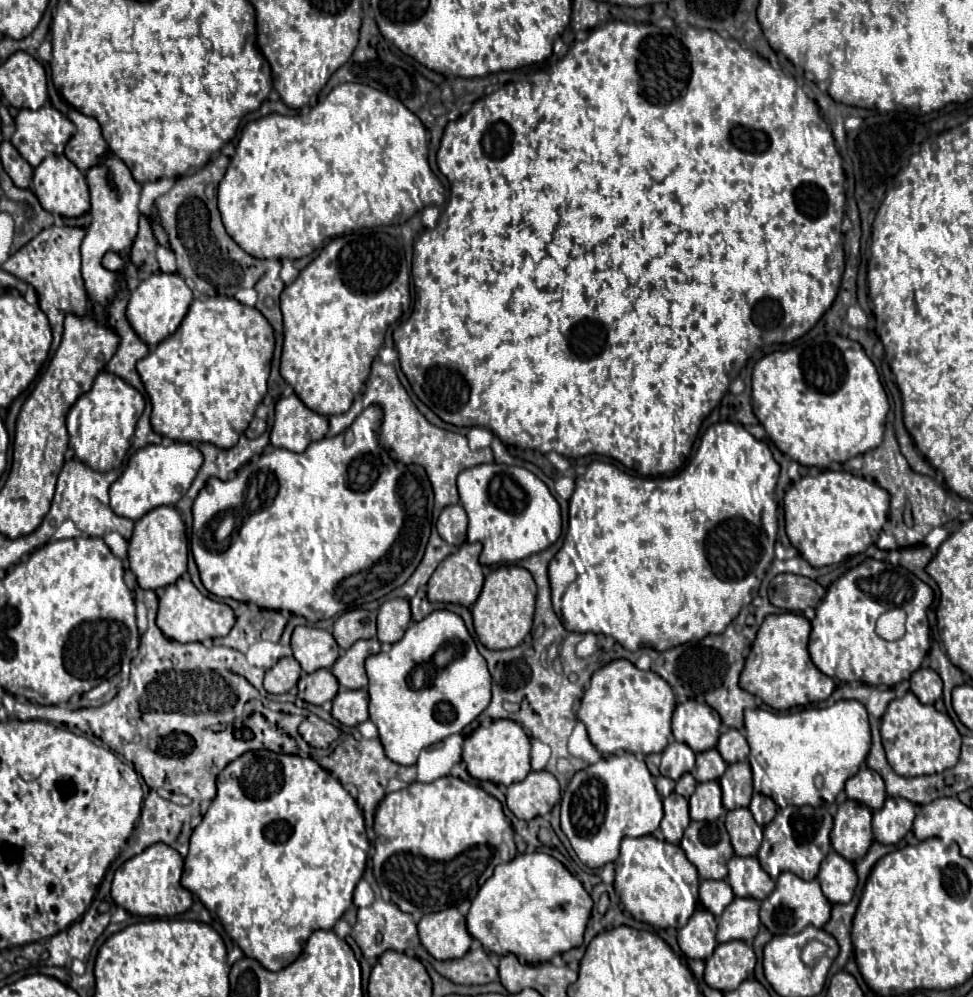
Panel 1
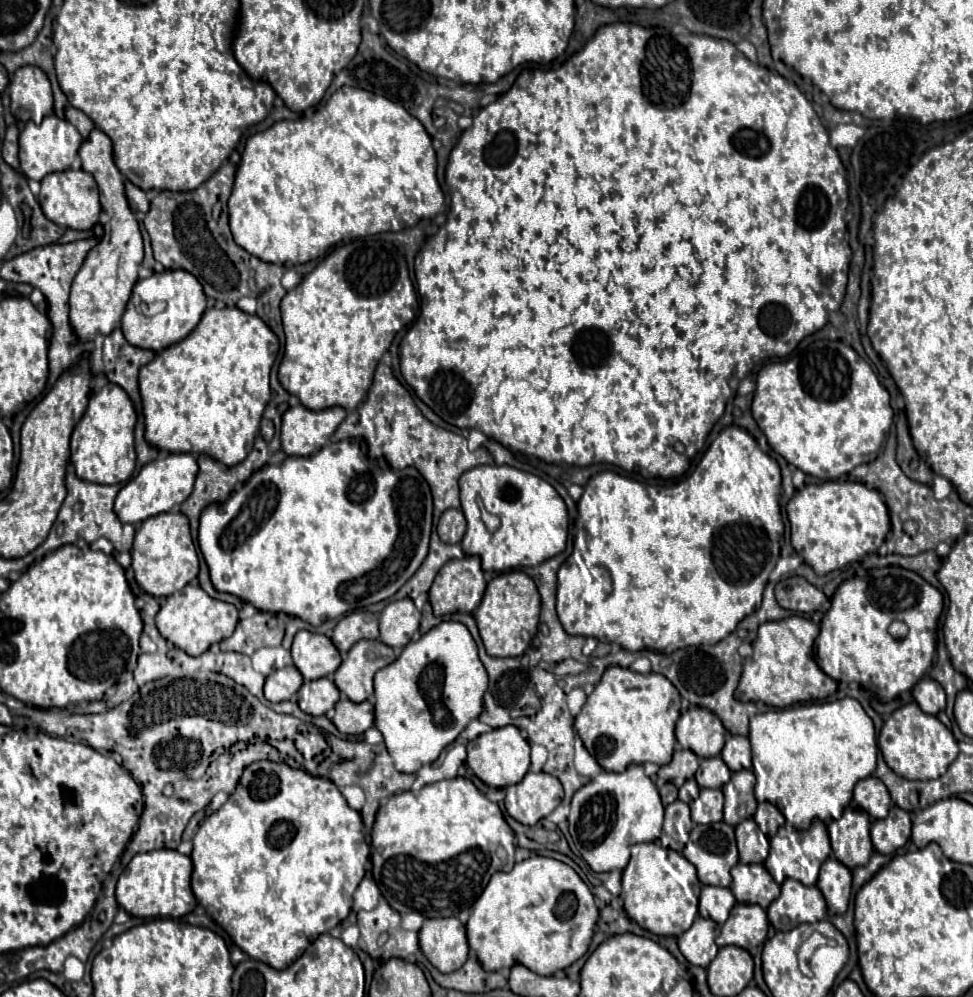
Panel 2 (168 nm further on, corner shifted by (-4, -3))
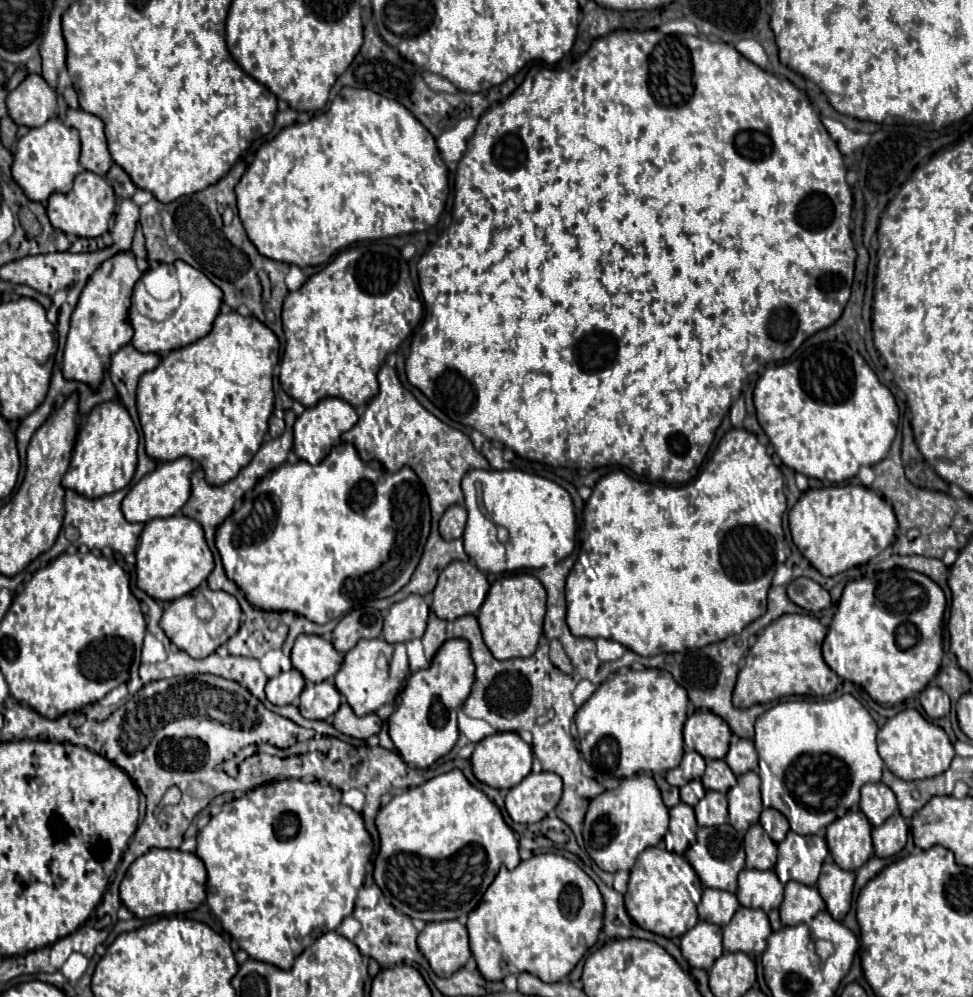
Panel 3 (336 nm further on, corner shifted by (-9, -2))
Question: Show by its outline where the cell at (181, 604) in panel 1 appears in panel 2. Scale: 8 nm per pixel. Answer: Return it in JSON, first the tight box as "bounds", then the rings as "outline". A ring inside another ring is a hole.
{"bounds":[157,581,237,655],"outline":[[[198,581],[185,585],[181,591],[175,591],[173,595],[169,595],[163,605],[161,611],[157,613],[157,629],[159,633],[171,641],[175,647],[183,649],[189,655],[201,655],[203,651],[207,651],[213,643],[219,643],[223,639],[227,639],[235,627],[237,627],[237,609],[229,603],[211,599],[203,589],[201,589]]]}

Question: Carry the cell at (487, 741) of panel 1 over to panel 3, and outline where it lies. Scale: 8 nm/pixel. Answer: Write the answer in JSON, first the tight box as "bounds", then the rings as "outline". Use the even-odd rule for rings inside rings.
{"bounds":[470,732,532,788],"outline":[[[498,732],[476,744],[476,750],[470,758],[474,776],[492,788],[512,788],[524,776],[528,776],[532,768],[532,748],[516,734],[516,732]]]}

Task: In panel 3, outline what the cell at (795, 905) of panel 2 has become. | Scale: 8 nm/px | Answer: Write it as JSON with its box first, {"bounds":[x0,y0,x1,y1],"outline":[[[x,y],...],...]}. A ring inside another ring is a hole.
{"bounds":[780,880,824,926],"outline":[[[790,880],[784,890],[784,902],[780,906],[780,918],[786,926],[796,926],[812,920],[816,912],[824,910],[824,900],[814,886],[806,886]]]}

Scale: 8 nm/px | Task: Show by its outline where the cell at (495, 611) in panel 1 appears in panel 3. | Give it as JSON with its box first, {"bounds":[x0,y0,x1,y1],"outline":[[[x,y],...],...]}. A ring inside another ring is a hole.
{"bounds":[478,574,546,660],"outline":[[[512,574],[496,580],[484,604],[480,606],[478,622],[486,646],[496,660],[528,658],[536,652],[538,640],[542,636],[542,622],[546,612],[546,590],[542,582],[532,574]]]}

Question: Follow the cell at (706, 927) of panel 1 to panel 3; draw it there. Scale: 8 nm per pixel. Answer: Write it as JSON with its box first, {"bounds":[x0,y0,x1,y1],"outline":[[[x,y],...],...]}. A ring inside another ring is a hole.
{"bounds":[680,920,722,970],"outline":[[[700,920],[680,940],[680,950],[692,968],[710,970],[714,960],[722,956],[722,928]]]}

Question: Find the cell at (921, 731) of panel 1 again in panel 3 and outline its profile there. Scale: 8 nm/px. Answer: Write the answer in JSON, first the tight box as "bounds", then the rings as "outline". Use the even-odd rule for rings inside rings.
{"bounds":[878,710,954,780],"outline":[[[902,710],[884,724],[884,728],[878,732],[878,752],[888,770],[902,780],[938,776],[950,768],[950,762],[954,758],[954,748],[946,732],[940,726],[928,722],[916,710]]]}

